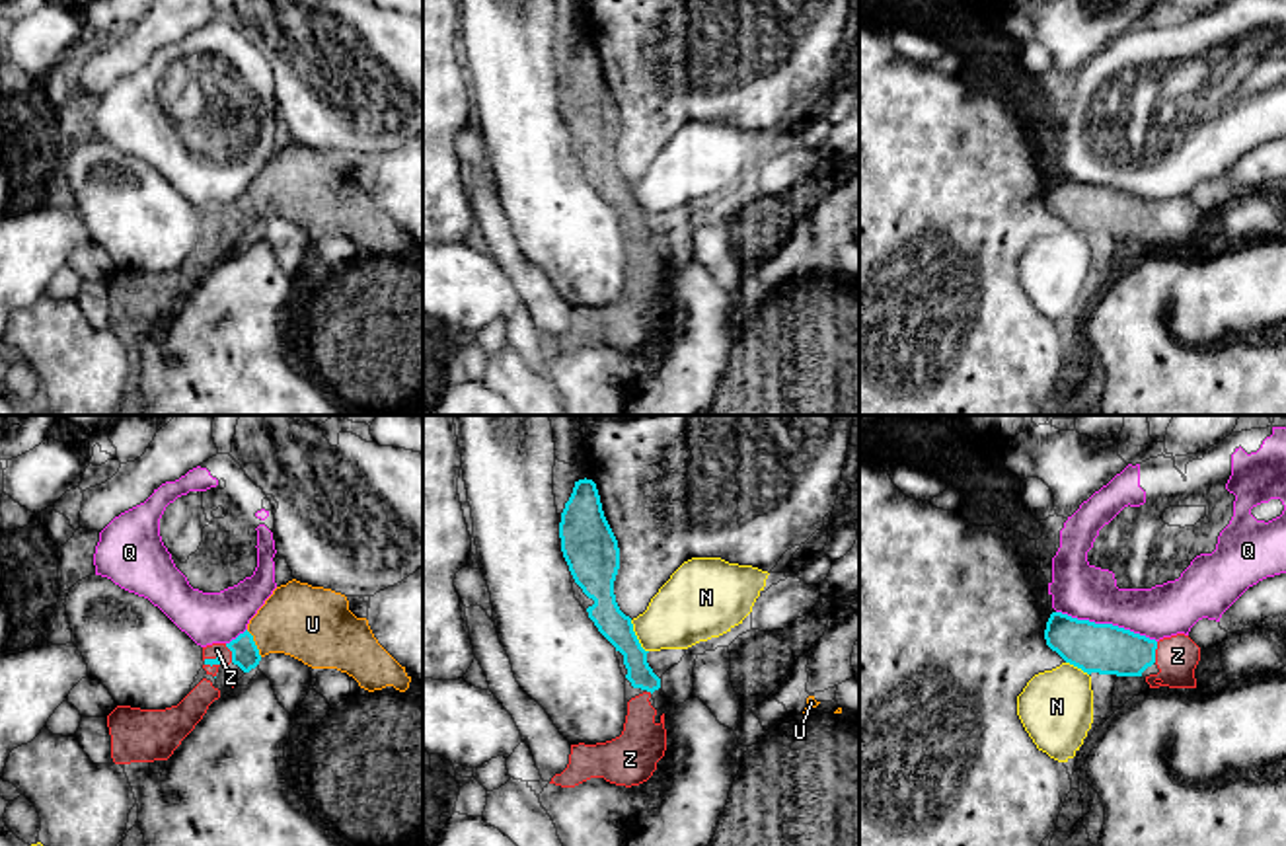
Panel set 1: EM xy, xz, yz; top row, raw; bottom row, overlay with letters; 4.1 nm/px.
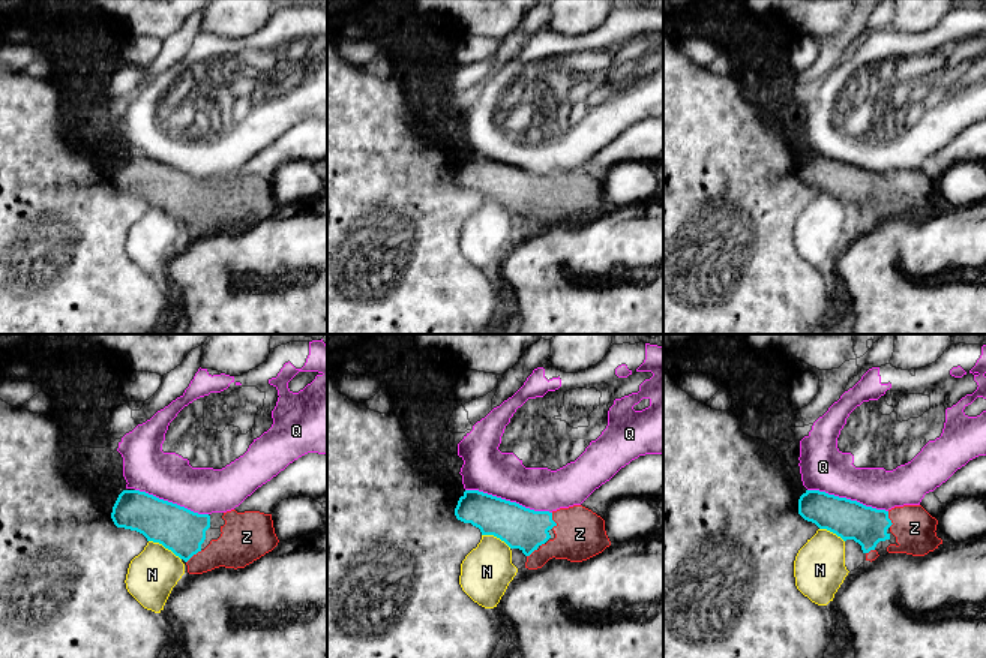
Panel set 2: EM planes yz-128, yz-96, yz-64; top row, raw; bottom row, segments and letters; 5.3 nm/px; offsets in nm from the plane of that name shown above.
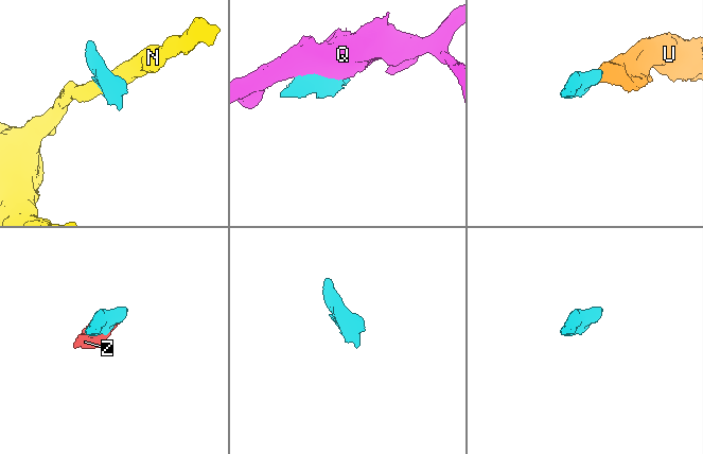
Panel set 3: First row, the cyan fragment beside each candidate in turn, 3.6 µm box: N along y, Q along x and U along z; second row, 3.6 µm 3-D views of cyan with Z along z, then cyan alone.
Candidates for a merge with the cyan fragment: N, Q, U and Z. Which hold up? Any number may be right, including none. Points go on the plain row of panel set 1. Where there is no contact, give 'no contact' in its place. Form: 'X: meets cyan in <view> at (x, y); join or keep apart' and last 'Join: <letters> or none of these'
N: meets cyan in xz at (636, 199); keep apart
Q: meets cyan in yz at (1107, 188); keep apart
U: meets cyan in xy at (254, 207); join
Z: meets cyan in yz at (1154, 215); join
Join: U, Z

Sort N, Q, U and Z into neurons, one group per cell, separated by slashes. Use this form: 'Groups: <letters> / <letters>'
Groups: N / Q / U Z

